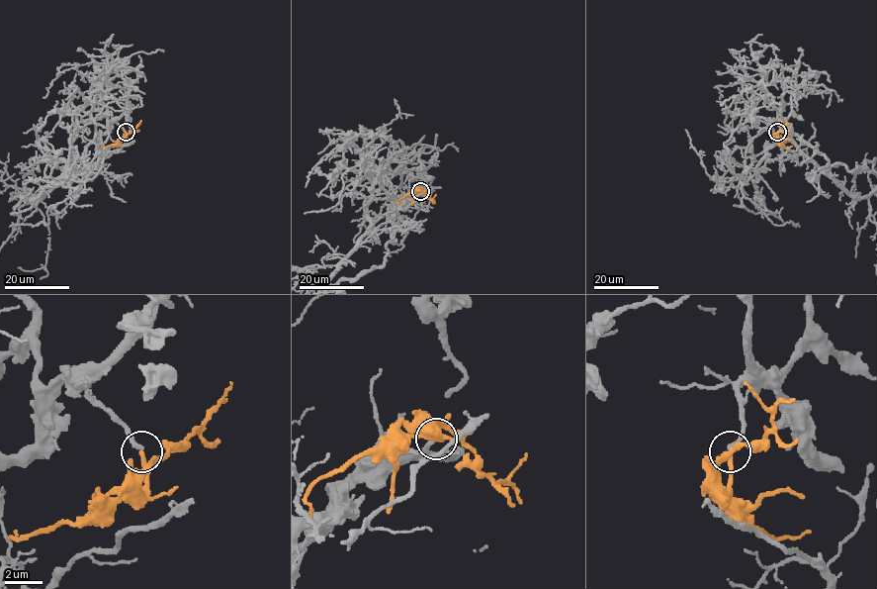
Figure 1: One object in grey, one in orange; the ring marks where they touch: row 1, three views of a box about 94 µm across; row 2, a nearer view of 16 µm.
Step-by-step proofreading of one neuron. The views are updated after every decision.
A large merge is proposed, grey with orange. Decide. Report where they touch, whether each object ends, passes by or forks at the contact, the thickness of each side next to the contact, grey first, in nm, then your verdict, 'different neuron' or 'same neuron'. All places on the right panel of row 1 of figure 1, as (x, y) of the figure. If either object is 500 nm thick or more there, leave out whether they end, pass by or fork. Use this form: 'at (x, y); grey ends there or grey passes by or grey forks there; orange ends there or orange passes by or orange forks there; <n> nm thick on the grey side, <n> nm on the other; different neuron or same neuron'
at (777, 132); grey ends there; orange ends there; 260 nm thick on the grey side, 240 nm on the other; same neuron

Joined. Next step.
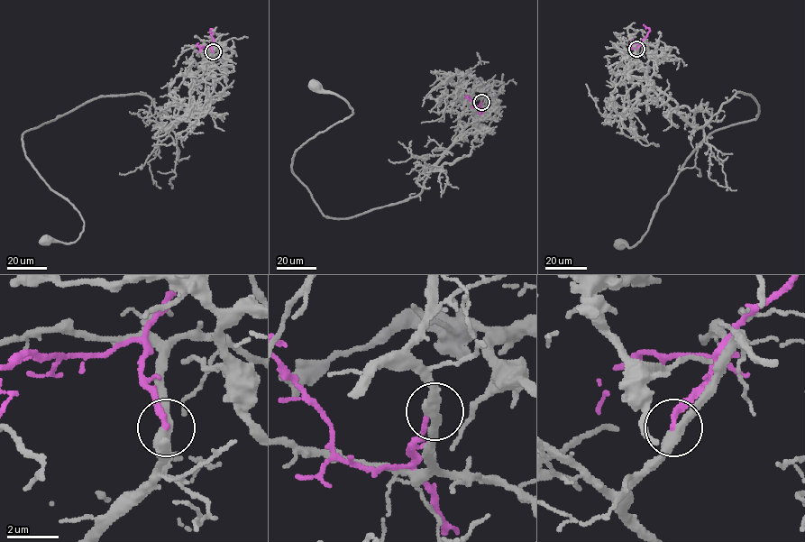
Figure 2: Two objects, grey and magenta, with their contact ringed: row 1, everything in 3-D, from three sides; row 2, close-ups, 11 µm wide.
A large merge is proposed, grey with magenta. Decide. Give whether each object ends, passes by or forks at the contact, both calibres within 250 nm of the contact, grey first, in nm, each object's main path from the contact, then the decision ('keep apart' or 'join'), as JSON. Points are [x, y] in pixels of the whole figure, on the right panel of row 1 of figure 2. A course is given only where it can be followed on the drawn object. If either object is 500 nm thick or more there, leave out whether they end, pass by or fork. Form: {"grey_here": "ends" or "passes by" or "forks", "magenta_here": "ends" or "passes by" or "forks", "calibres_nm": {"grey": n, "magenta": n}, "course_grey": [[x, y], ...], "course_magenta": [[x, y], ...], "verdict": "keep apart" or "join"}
{"grey_here": "passes by", "magenta_here": "ends", "calibres_nm": {"grey": 400, "magenta": 220}, "course_grey": [[637, 49], [645, 81], [695, 127], [737, 92], [757, 102], [758, 116], [708, 134], [641, 240], [620, 243]], "course_magenta": [[637, 49], [649, 31], [643, 24]], "verdict": "keep apart"}

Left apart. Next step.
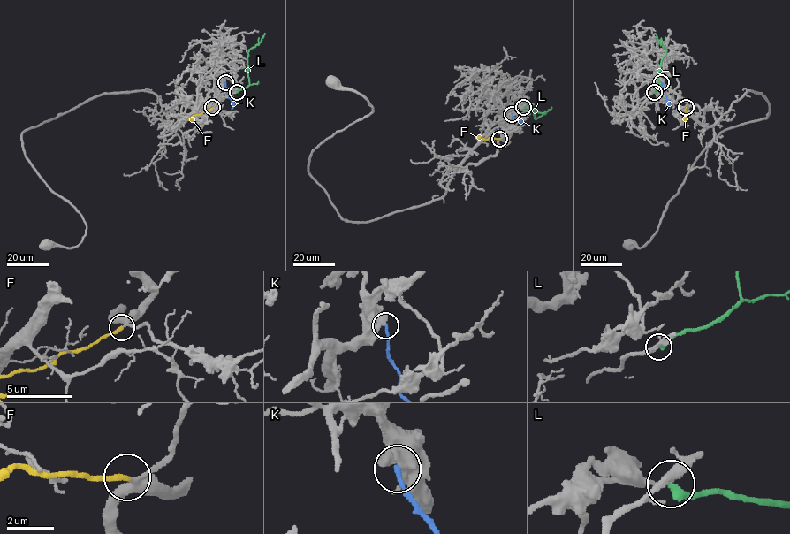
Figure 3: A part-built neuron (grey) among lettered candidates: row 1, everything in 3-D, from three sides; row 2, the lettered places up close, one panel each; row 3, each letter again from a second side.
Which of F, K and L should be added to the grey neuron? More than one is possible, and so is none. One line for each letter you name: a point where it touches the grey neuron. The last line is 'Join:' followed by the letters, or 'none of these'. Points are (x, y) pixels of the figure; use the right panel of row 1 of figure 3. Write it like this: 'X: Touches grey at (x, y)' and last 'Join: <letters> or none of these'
F: Touches grey at (686, 107)
Join: F

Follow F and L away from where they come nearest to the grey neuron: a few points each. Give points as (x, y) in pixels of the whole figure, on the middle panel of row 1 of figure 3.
F: (499, 139), (478, 138)
L: (523, 107), (536, 110), (535, 119), (551, 107)

